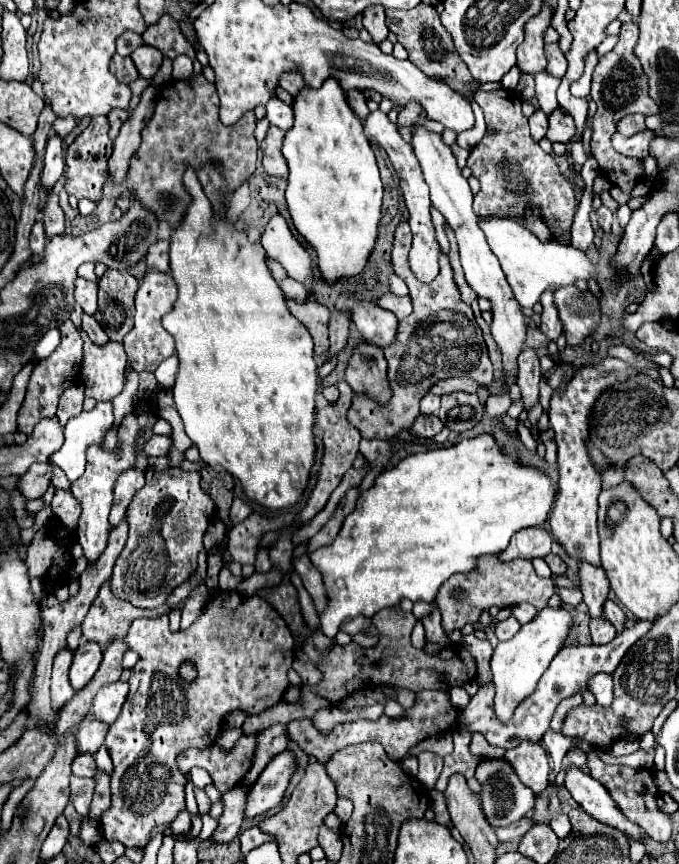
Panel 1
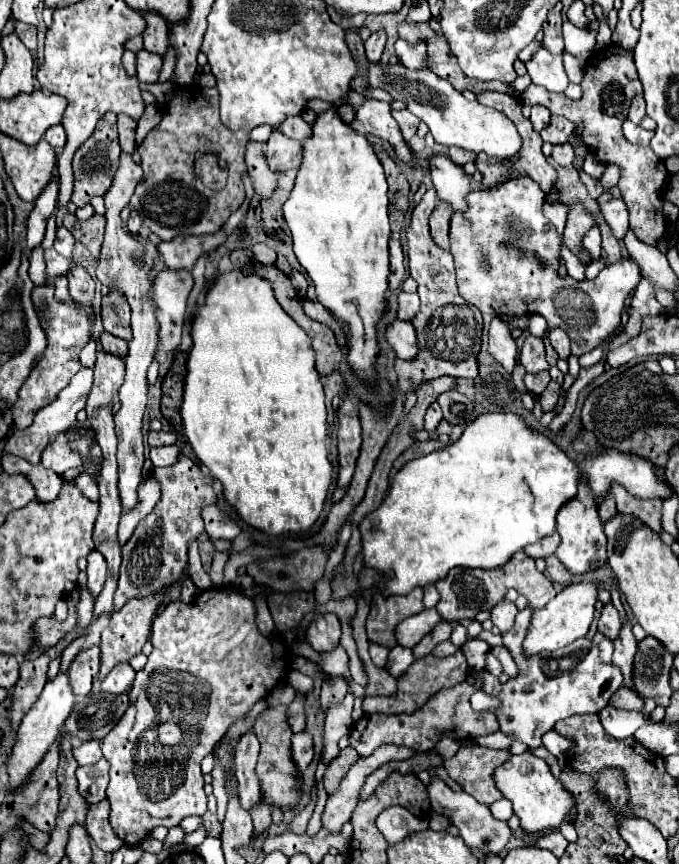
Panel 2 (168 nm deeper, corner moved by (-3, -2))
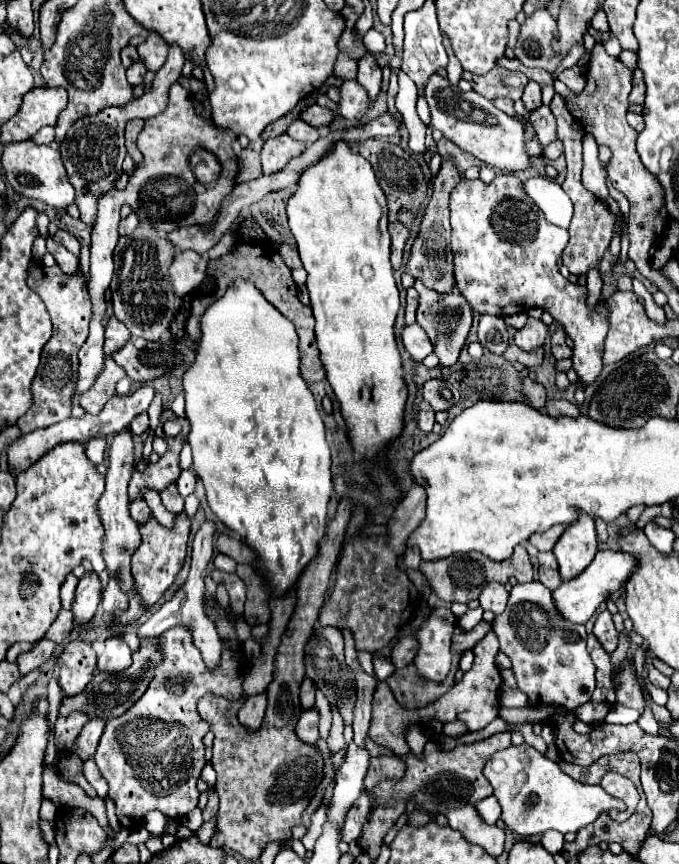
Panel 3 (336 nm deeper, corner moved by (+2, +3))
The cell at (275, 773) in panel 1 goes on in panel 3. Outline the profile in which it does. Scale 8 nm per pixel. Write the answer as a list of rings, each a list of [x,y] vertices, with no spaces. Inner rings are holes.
[[[317,707],[313,709],[305,709],[297,721],[297,735],[301,741],[307,743],[317,743],[319,739],[319,711]]]

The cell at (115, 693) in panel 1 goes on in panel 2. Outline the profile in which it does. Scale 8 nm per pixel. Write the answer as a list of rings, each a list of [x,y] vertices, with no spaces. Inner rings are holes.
[[[120,664],[116,666],[106,678],[104,682],[100,684],[100,688],[108,694],[114,694],[114,696],[120,696],[124,692],[128,692],[132,688],[132,682],[134,682],[134,670],[130,664]]]

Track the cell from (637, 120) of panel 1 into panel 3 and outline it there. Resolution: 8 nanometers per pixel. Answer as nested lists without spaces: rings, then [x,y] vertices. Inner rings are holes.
[[[639,69],[633,71],[633,91],[629,95],[629,103],[643,105],[645,101],[645,83],[643,83],[643,73]]]

